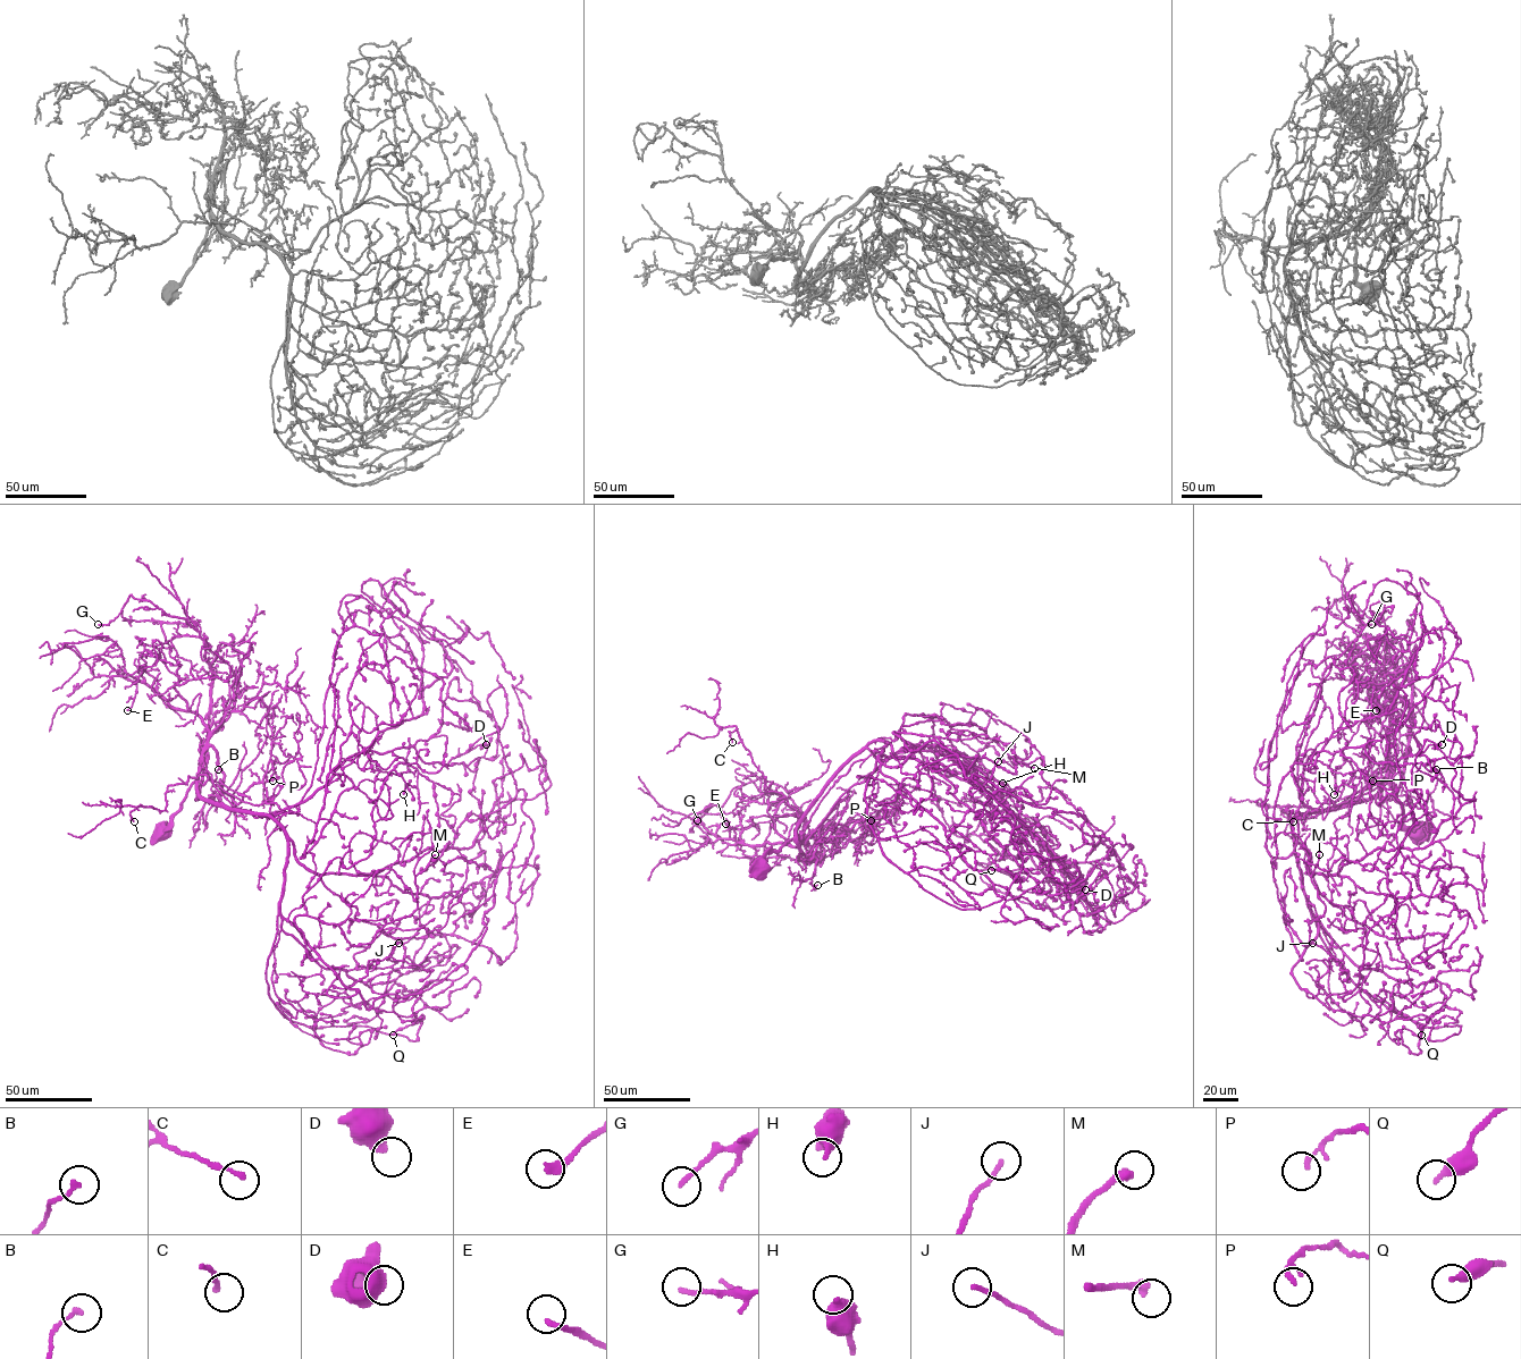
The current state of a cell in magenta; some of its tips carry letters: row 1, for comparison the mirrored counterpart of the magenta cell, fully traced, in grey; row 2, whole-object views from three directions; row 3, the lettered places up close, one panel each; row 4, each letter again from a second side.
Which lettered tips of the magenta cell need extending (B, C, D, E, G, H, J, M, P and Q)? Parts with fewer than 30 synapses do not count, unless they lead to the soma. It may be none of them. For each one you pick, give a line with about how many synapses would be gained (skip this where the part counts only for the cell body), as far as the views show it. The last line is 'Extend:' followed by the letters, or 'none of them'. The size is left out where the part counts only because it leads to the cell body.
M: about 60 synapses
Extend: M

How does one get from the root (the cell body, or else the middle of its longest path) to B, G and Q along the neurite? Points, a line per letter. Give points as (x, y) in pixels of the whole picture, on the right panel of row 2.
B: (1419, 833), (1403, 824), (1402, 803), (1388, 781), (1387, 746), (1398, 802), (1421, 808), (1442, 776), (1436, 769)
G: (1419, 833), (1403, 824), (1388, 781), (1388, 724), (1412, 724), (1410, 682), (1328, 609), (1347, 594), (1371, 624)
Q: (1419, 833), (1389, 783), (1293, 821), (1329, 954), (1392, 1011), (1461, 1026), (1431, 1040), (1429, 1020), (1421, 1035)

